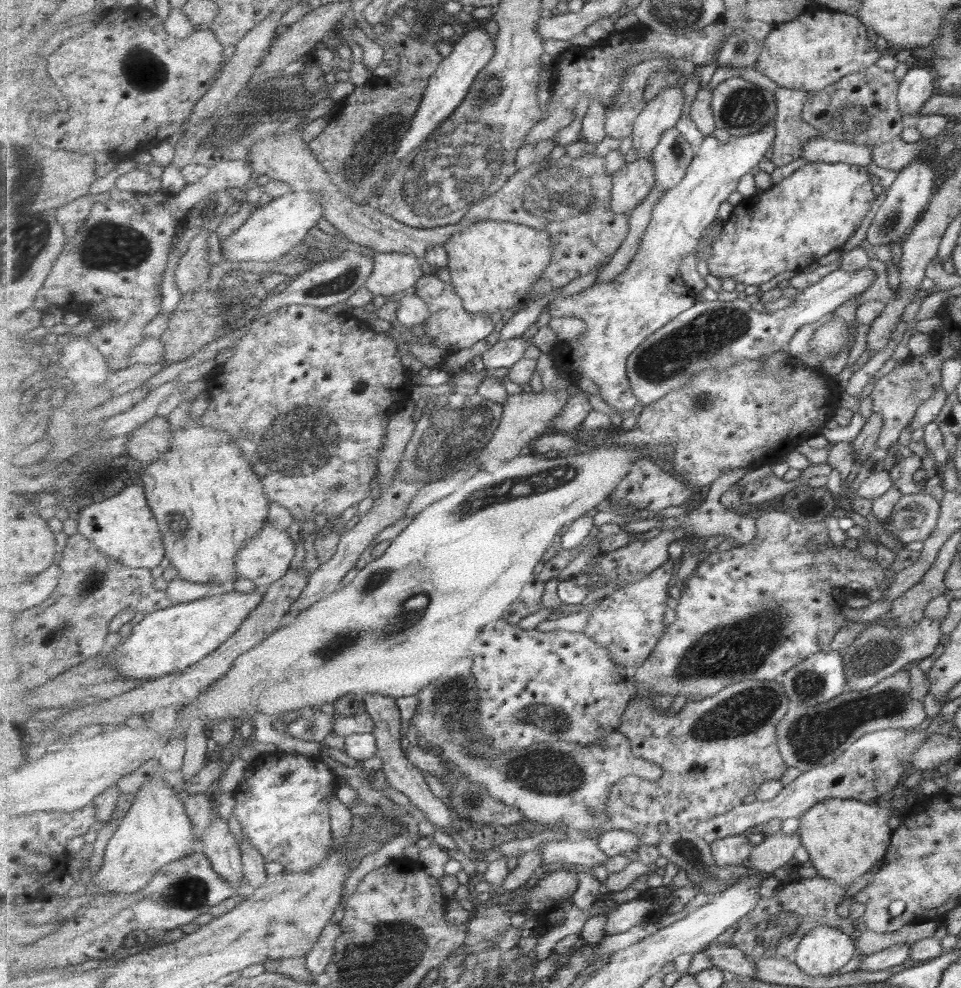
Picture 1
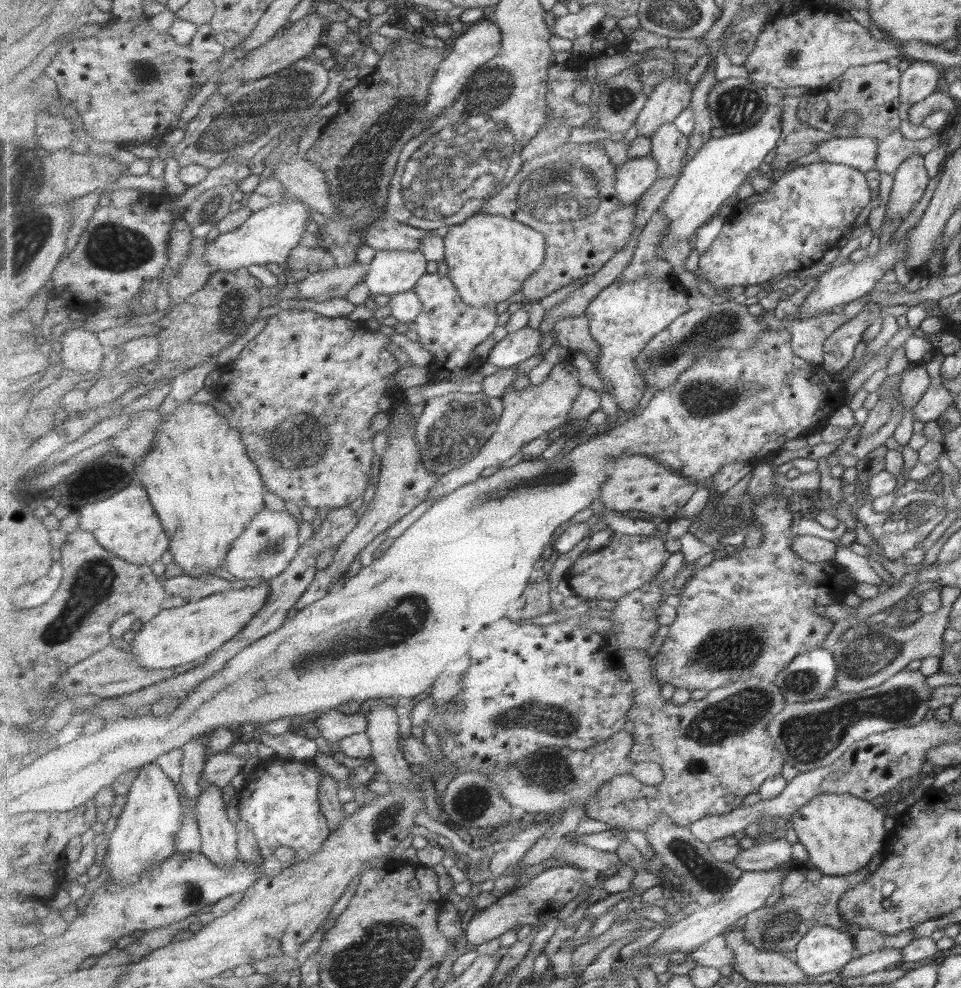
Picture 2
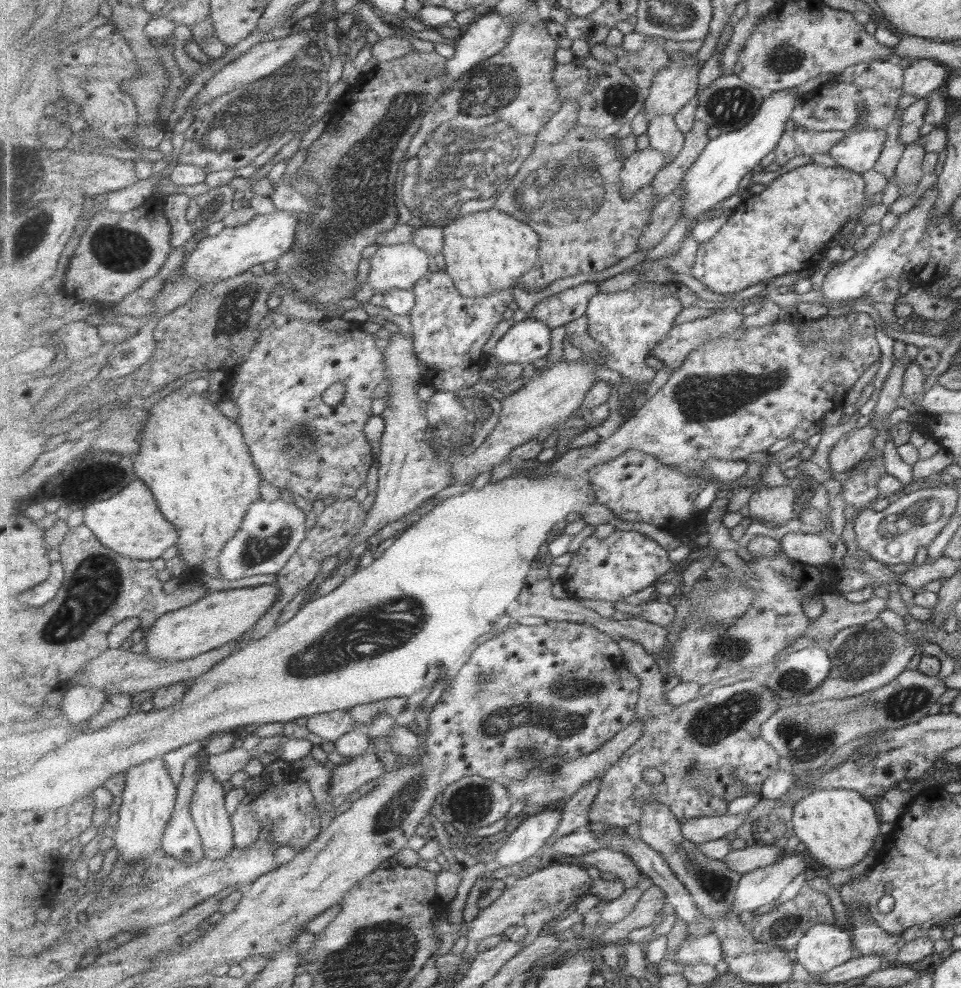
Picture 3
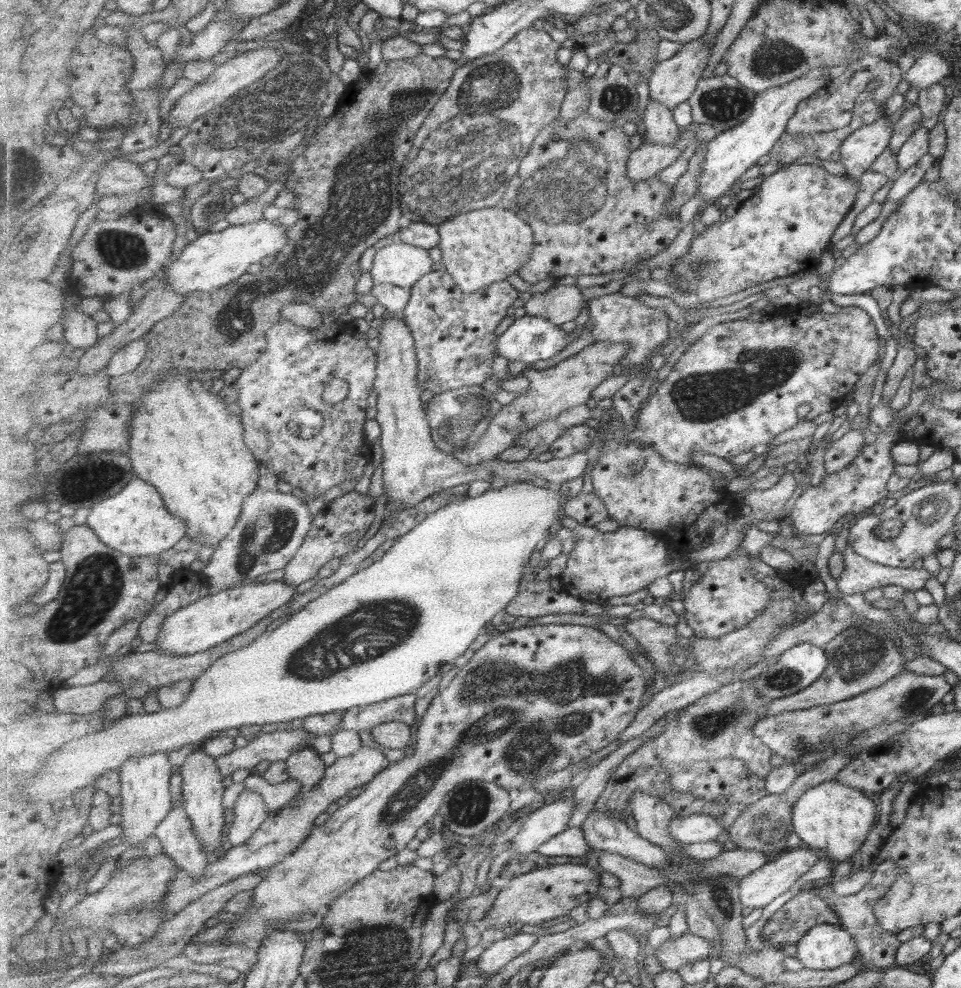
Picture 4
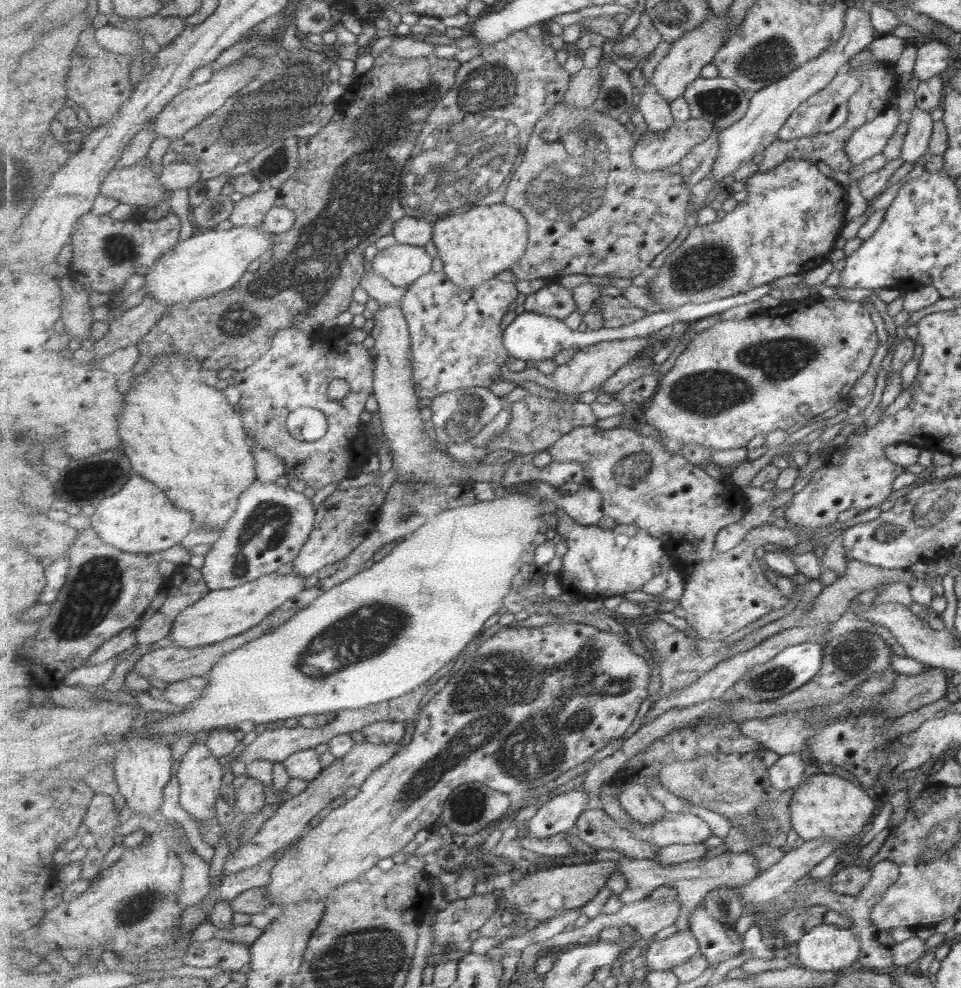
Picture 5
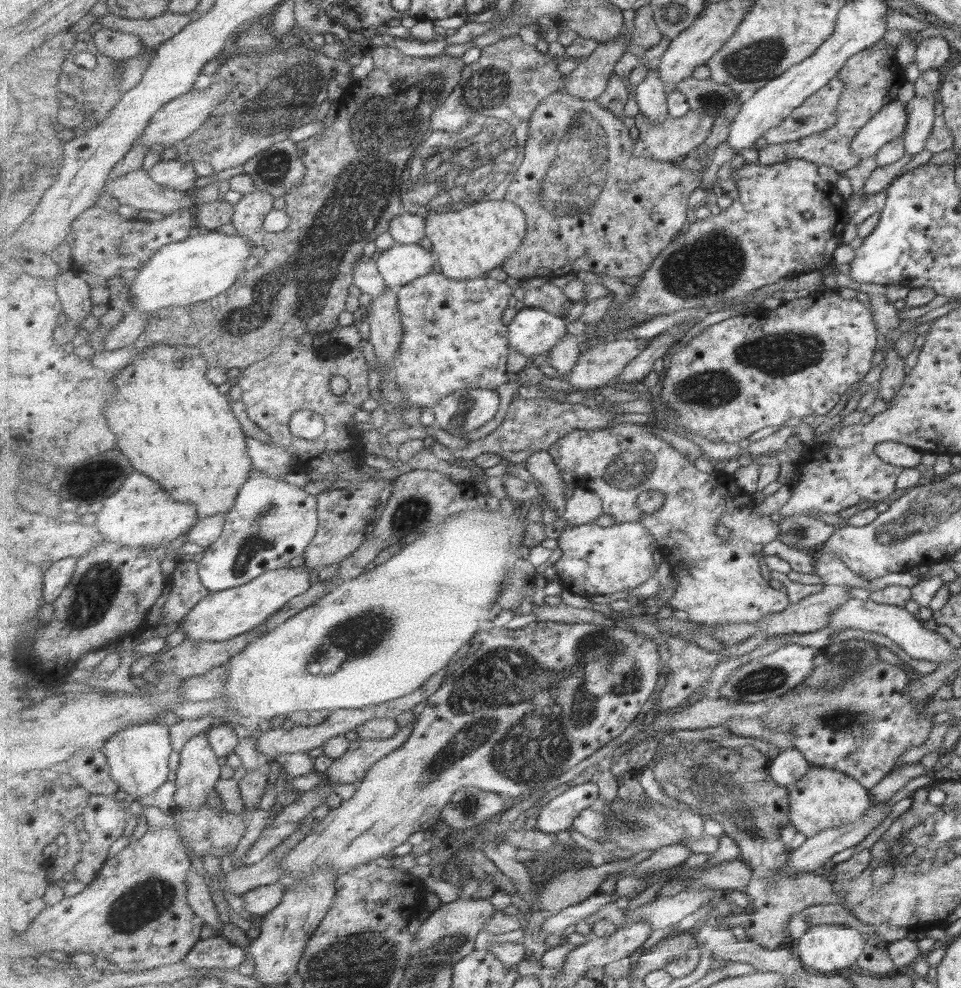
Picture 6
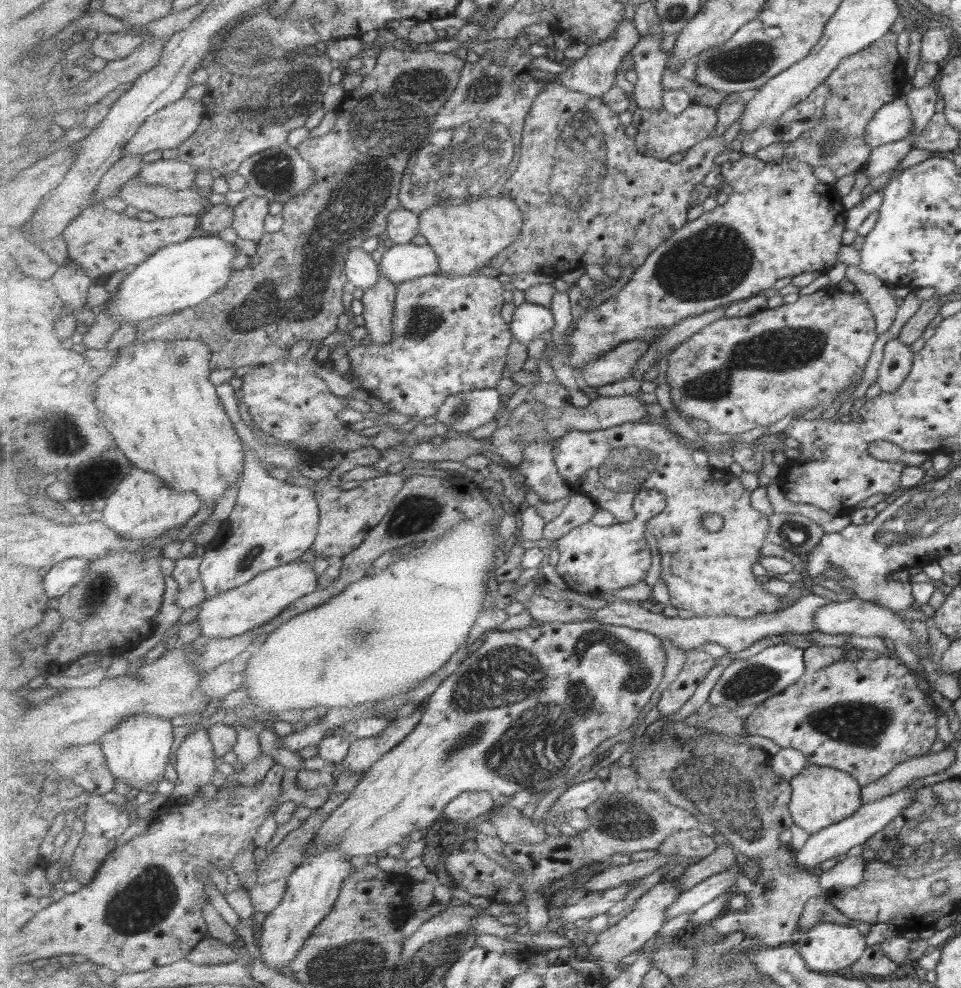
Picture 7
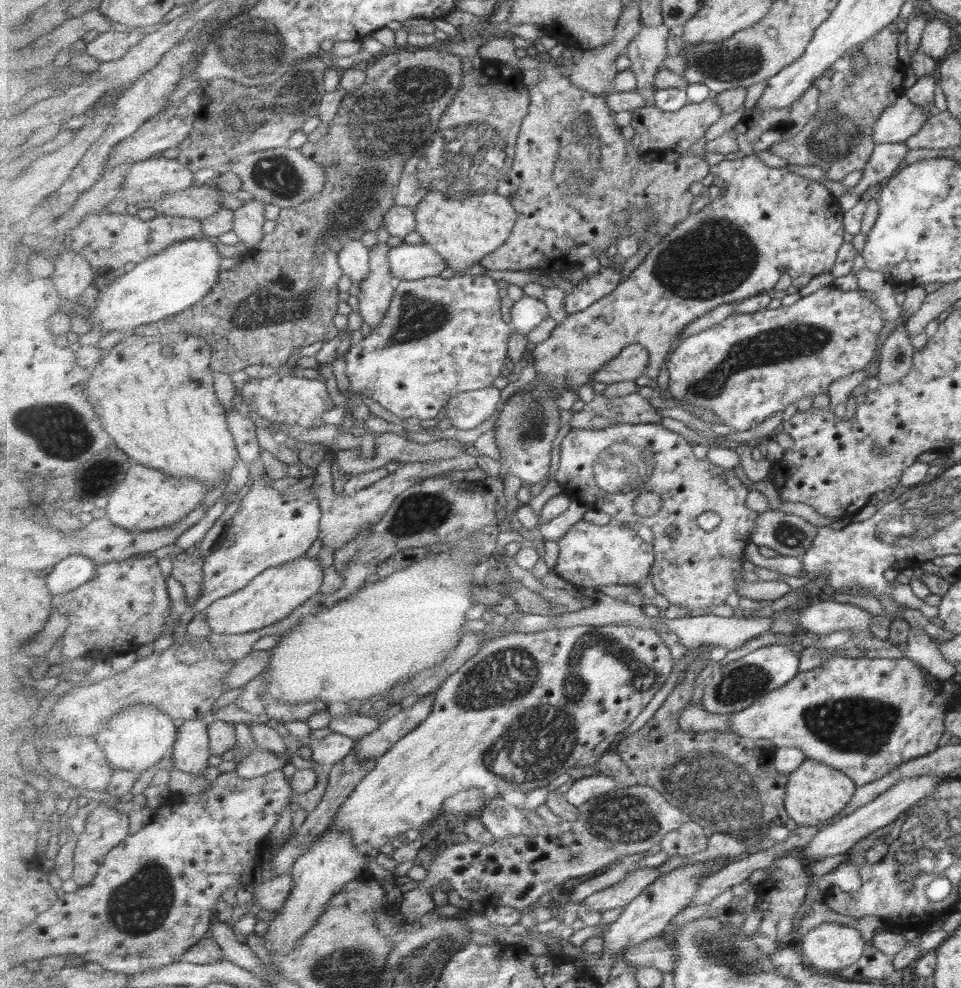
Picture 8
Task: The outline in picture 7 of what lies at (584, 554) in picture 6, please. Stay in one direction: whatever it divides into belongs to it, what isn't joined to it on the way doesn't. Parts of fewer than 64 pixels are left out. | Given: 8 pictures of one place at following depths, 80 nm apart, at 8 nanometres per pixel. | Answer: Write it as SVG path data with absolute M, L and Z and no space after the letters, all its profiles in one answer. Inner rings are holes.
M657 489L642 490L634 498L635 518L631 522L615 522L610 526L597 526L591 521L573 528L569 534L555 540L559 552L555 570L568 588L588 595L633 586L643 582L651 570L651 546L645 540L647 521L666 509L667 497Z

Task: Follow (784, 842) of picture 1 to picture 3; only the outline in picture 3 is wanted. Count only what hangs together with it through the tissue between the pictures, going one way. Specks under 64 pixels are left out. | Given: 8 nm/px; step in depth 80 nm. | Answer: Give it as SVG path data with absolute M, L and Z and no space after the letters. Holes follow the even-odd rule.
M757 844L744 849L733 849L722 862L729 869L739 872L742 876L759 868L773 866L789 854L780 846L759 846Z

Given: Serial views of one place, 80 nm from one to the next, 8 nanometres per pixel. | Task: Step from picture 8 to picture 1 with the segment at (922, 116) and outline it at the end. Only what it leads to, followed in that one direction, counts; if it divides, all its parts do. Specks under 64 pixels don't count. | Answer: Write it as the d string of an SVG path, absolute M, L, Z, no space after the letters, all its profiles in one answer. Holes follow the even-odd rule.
M821 136L810 138L805 142L801 147L800 157L805 158L807 163L843 163L858 167L871 164L870 146L826 139Z

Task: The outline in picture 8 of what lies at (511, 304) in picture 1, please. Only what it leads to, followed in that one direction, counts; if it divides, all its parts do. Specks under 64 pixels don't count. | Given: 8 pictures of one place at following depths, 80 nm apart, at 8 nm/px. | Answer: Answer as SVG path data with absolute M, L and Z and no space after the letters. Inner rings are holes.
M433 191L414 208L414 215L416 232L447 262L449 274L464 274L467 268L481 265L481 260L508 242L518 219L512 201L496 192L454 199L444 192Z

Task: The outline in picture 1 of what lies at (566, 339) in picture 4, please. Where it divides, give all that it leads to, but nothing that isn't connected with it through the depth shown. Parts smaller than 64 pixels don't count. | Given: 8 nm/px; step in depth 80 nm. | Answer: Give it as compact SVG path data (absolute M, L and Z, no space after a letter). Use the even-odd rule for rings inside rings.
M514 337L496 342L495 346L482 356L484 366L509 370L514 364L523 360L528 342L532 343L532 338L527 340L526 338Z

